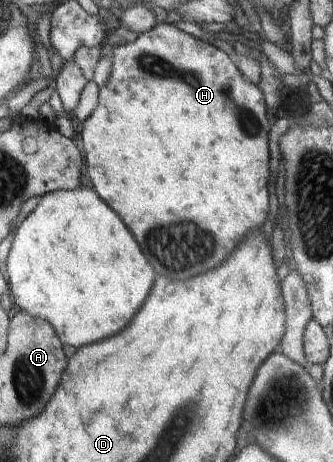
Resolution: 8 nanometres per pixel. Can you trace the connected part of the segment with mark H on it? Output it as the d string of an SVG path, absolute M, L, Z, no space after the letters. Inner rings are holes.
M174 23L158 24L156 29L139 34L134 42L115 46L112 51L113 69L111 69L109 83L99 88L98 105L83 121L81 139L85 150L86 171L101 199L109 203L109 207L113 207L120 216L123 215L129 231L137 235L137 241L145 251L145 257L149 259L149 263L153 263L153 267L157 267L157 273L173 281L185 281L189 277L205 273L211 267L217 267L235 249L241 237L251 229L259 229L259 225L267 217L269 197L267 197L265 183L269 177L267 175L267 161L269 161L267 132L270 123L266 116L264 97L256 85L245 81L243 75L229 61L227 53L223 53L223 49L219 51L215 49L215 45L211 47L209 42L198 38L193 39L190 34L178 29ZM179 231L183 231L183 239L189 239L189 247L181 245Z

